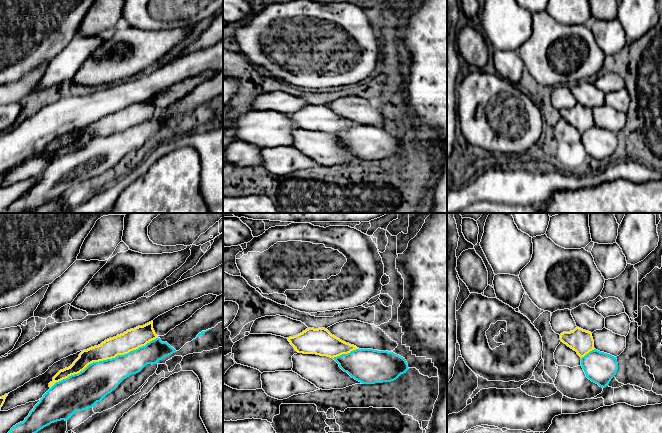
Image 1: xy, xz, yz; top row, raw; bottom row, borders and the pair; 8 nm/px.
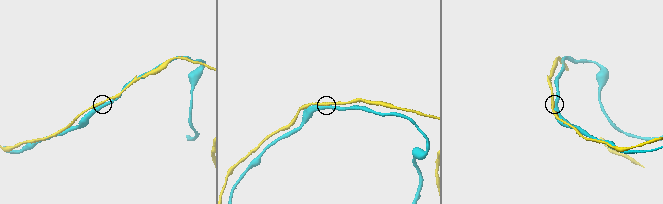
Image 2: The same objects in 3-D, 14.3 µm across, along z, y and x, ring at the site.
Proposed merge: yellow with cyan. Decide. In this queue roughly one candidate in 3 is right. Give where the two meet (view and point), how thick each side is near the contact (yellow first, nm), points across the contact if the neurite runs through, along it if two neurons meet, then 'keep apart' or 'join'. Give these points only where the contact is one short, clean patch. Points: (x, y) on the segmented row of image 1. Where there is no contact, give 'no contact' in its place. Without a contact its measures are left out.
xy (103, 359) | 160/280 nm | keep apart

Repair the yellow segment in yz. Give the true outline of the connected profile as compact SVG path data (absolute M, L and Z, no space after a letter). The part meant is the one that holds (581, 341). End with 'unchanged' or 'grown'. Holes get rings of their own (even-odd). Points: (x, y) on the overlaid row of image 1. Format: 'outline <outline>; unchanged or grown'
outline M579 327L573 331L561 333L560 340L576 351L581 358L595 349L592 333Z; unchanged

